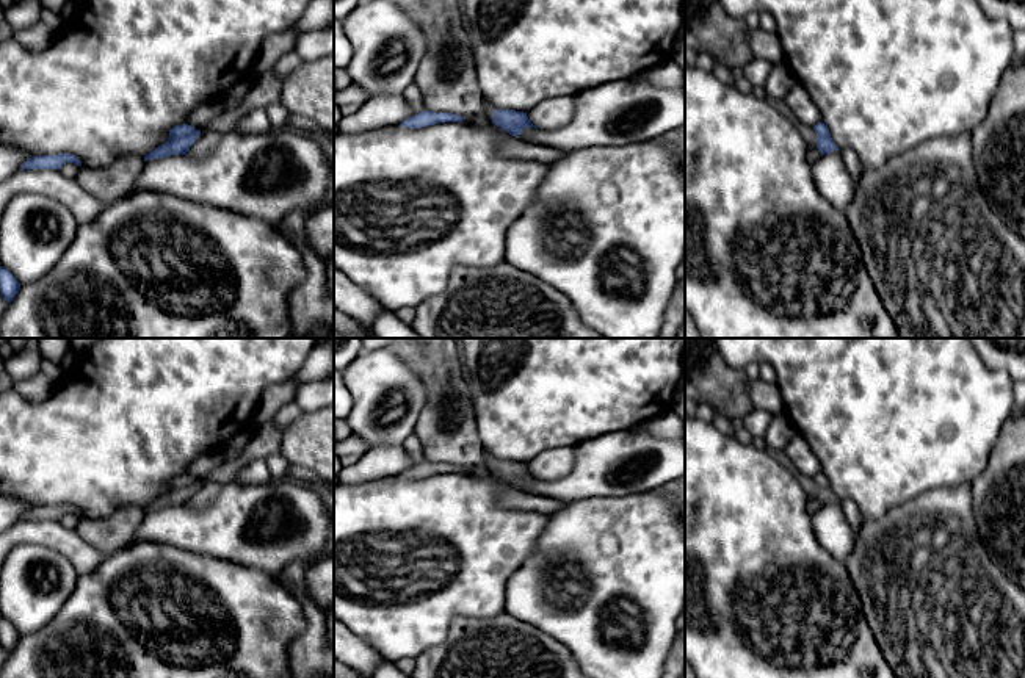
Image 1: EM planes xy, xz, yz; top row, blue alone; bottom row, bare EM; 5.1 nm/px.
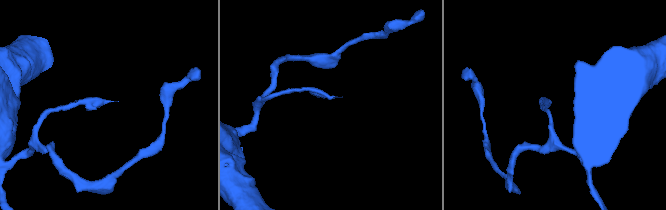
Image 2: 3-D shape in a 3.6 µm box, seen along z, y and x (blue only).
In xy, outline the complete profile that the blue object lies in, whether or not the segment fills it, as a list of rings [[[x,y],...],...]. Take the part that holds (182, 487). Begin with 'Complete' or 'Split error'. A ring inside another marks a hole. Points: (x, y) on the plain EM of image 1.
Complete. [[[188,474],[176,476],[169,481],[168,492],[158,496],[155,501],[152,501],[149,506],[146,506],[144,512],[154,510],[154,509],[165,509],[176,504],[187,506],[187,503],[196,493],[199,485],[201,485],[201,481],[196,481]]]

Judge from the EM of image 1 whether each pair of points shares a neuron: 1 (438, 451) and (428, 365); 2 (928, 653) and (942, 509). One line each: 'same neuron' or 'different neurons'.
1: same neuron
2: same neuron

